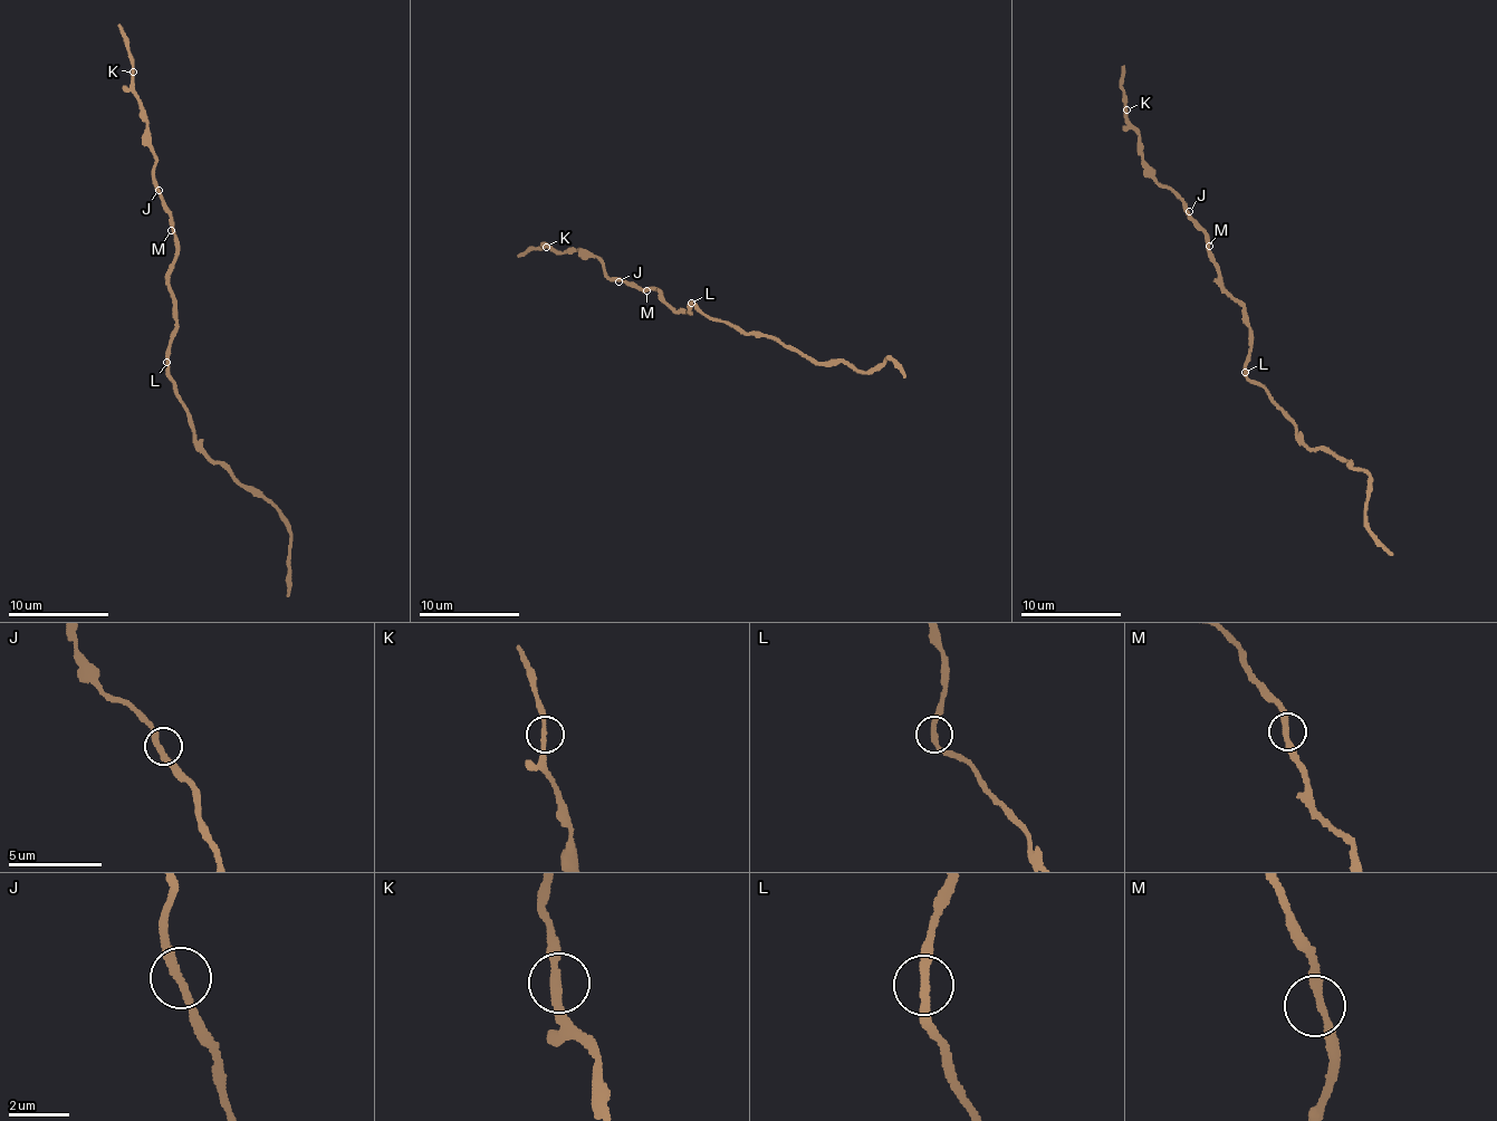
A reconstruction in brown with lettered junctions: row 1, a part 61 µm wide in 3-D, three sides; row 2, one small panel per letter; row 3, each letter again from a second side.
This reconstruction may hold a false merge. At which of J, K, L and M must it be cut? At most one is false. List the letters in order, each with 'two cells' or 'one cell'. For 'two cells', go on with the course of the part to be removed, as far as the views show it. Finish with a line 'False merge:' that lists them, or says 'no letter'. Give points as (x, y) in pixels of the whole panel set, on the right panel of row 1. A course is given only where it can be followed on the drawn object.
J: one cell
K: one cell
L: one cell
M: one cell
False merge: no letter

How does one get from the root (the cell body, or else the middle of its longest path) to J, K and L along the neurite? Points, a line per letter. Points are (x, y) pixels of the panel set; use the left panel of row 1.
J: (171, 332), (176, 317), (174, 294), (168, 278), (176, 249), (172, 216), (159, 190)
K: (171, 332), (176, 322), (168, 278), (176, 249), (173, 223), (153, 175), (157, 161), (133, 72)
L: (171, 332), (168, 363)

